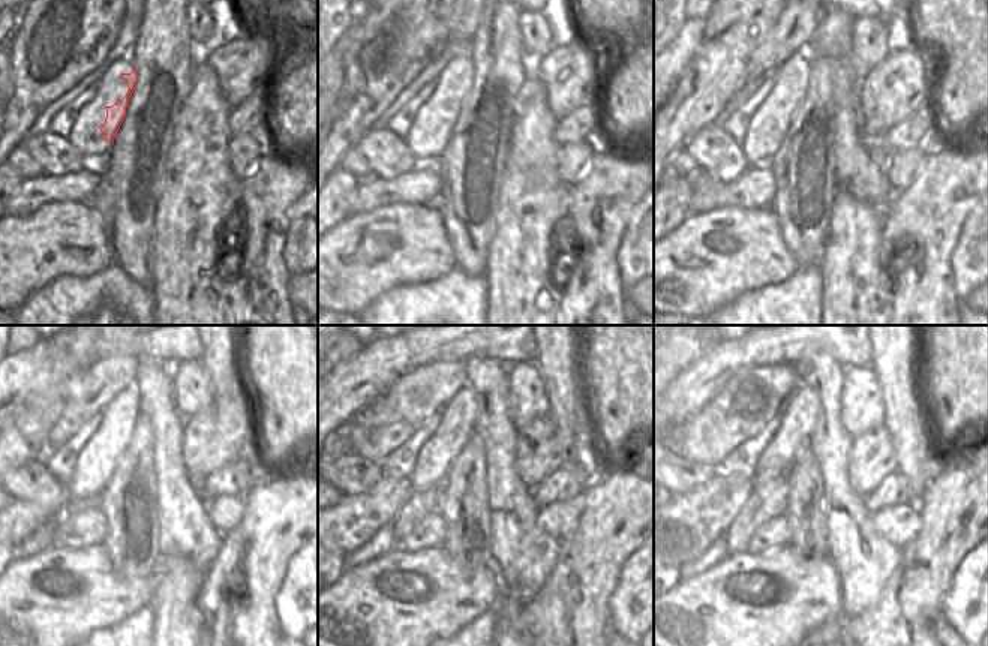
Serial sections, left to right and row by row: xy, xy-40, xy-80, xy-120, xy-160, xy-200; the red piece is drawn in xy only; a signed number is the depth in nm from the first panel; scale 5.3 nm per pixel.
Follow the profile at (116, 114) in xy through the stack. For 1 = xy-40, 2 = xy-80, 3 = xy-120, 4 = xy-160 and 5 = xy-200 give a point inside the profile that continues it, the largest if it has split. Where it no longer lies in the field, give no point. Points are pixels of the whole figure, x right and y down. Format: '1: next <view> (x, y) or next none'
1: next xy-40 (450, 113)
2: next xy-80 (787, 111)
3: next xy-120 (114, 448)
4: next xy-160 (458, 442)
5: next xy-200 (810, 408)

